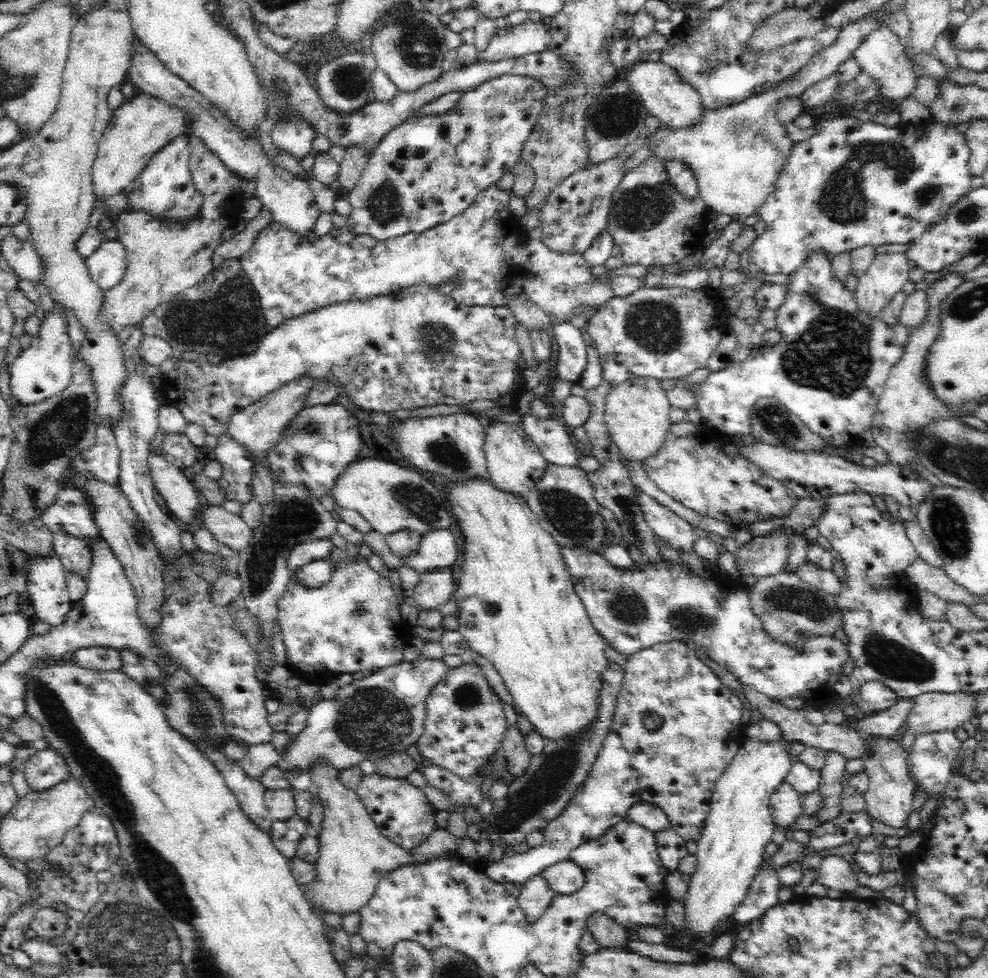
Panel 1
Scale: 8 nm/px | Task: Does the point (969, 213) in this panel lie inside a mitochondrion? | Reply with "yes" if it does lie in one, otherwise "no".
yes

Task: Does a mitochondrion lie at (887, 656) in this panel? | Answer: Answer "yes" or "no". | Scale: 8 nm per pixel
yes

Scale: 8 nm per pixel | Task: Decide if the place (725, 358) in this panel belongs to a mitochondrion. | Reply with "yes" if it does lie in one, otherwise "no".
no

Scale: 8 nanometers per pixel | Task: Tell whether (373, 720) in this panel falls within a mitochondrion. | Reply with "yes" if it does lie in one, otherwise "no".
yes

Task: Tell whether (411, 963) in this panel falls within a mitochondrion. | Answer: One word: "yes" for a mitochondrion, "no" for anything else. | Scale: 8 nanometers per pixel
yes

